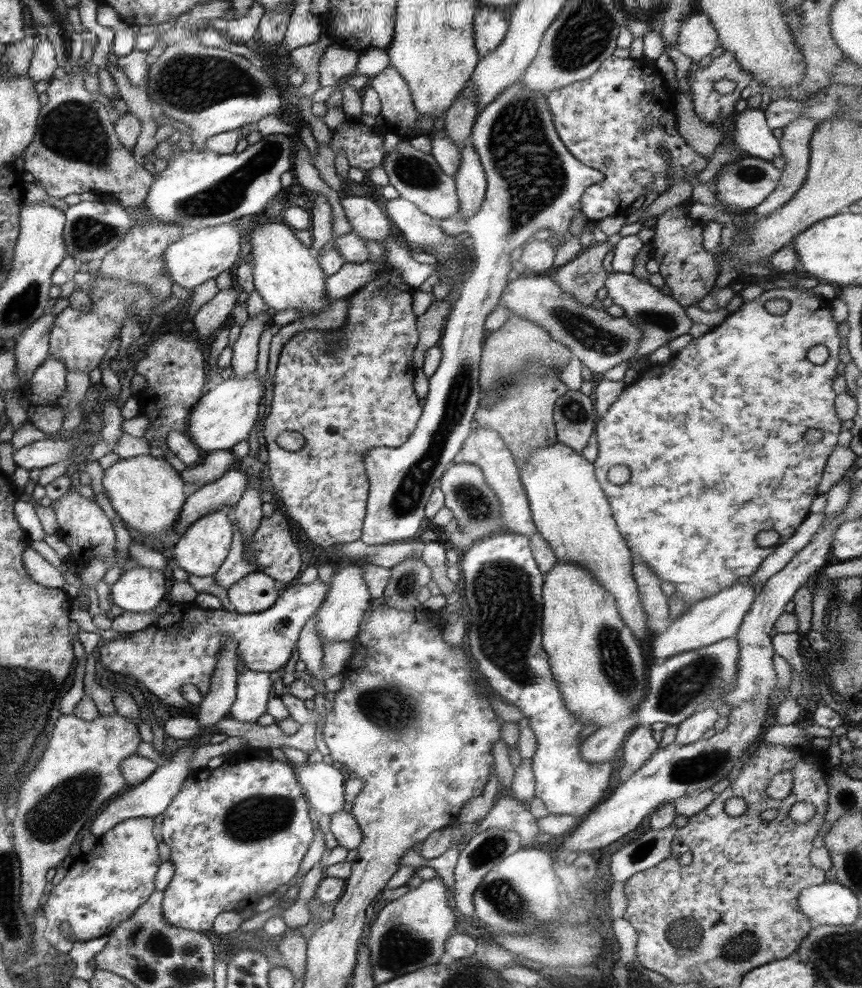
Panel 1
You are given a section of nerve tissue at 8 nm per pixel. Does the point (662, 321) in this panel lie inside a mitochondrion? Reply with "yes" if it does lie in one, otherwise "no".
yes

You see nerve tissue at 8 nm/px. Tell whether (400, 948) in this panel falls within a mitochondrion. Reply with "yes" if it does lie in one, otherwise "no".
yes

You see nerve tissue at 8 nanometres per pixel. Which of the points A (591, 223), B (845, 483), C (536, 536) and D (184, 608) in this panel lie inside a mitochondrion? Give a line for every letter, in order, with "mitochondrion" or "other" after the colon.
A: other
B: other
C: other
D: other

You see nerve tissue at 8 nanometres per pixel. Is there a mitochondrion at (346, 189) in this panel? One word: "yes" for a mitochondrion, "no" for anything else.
no

